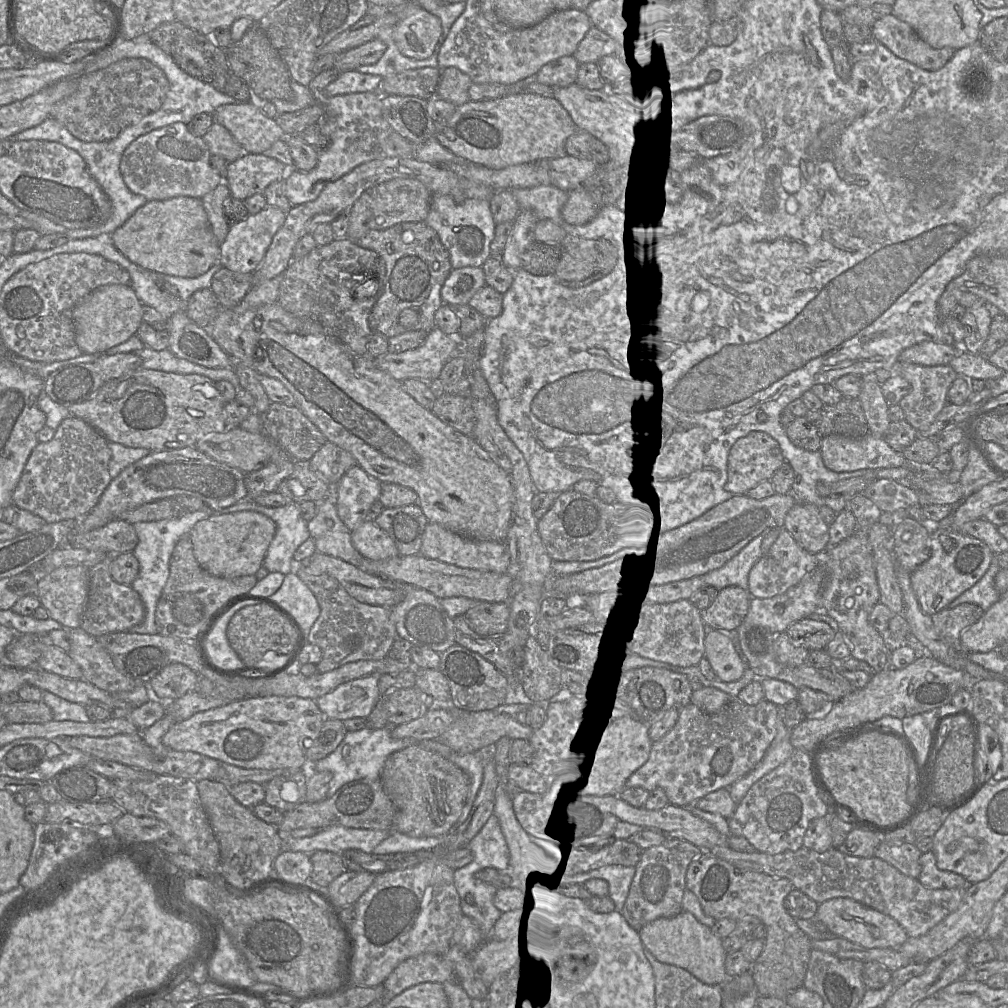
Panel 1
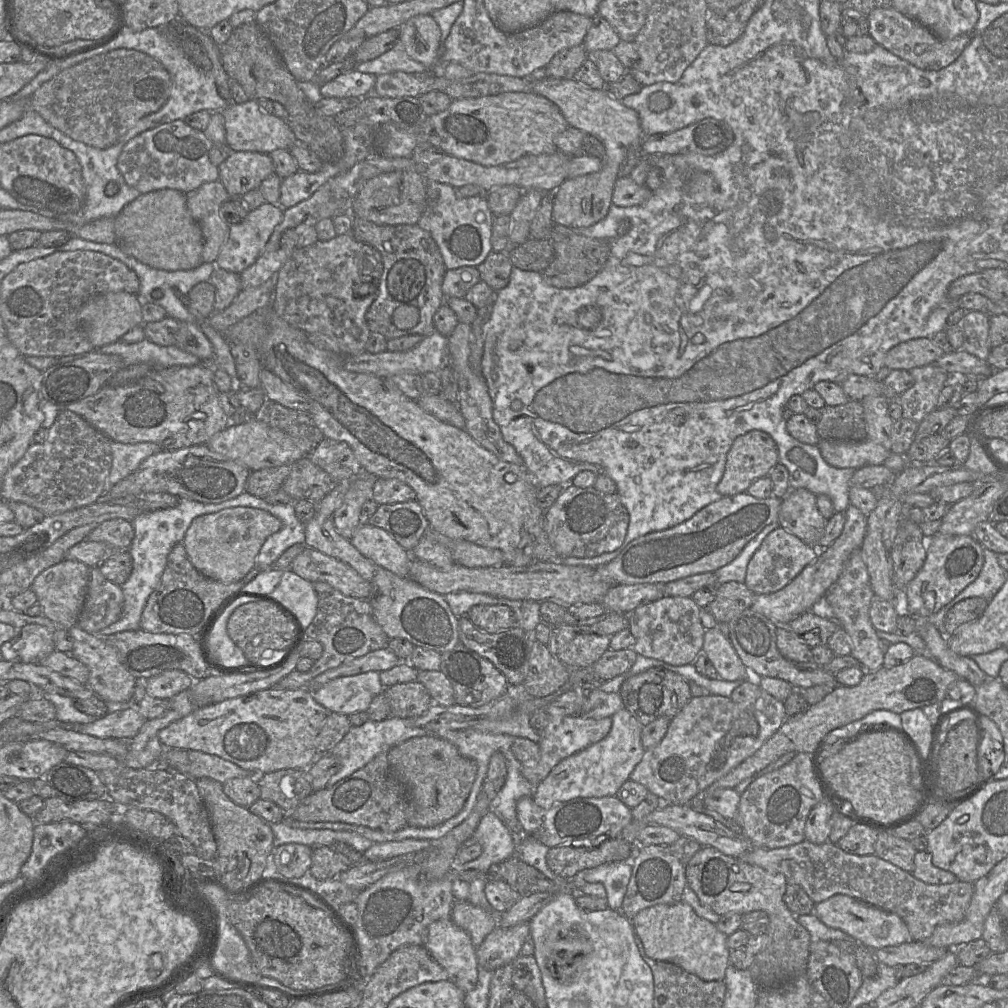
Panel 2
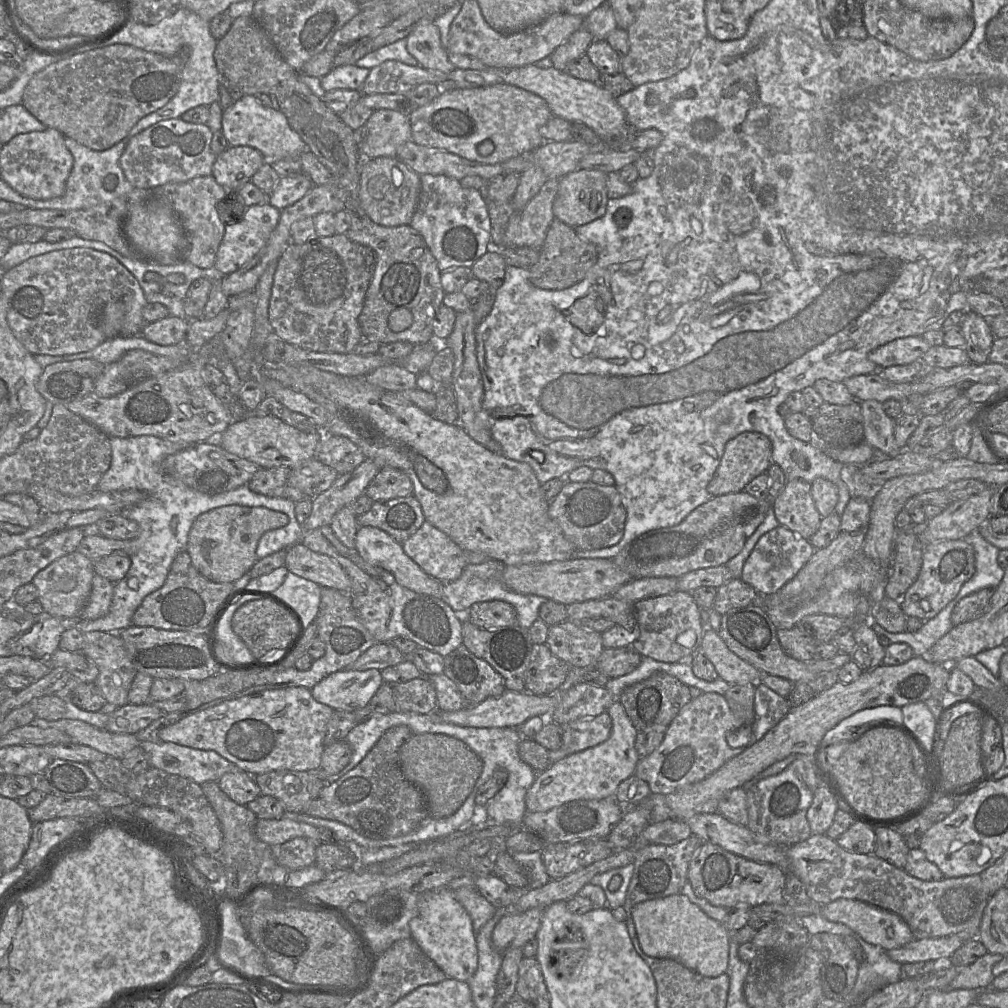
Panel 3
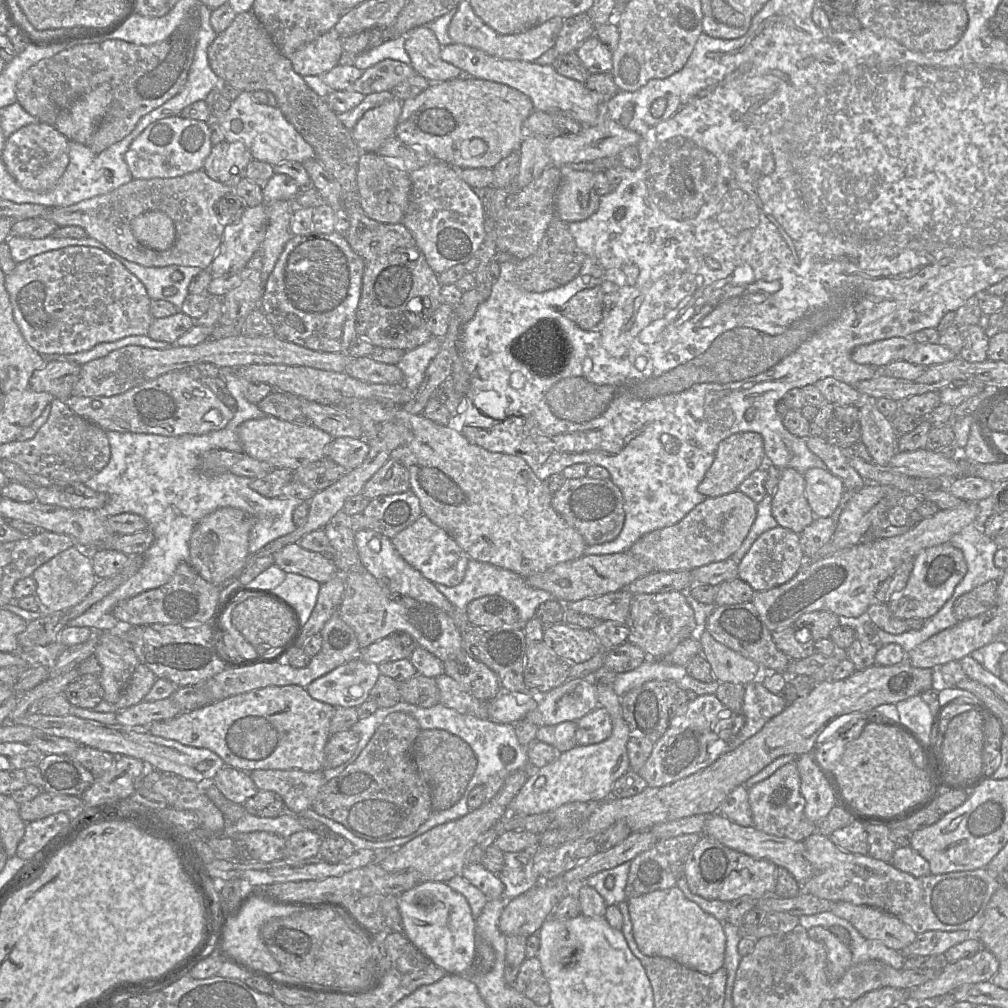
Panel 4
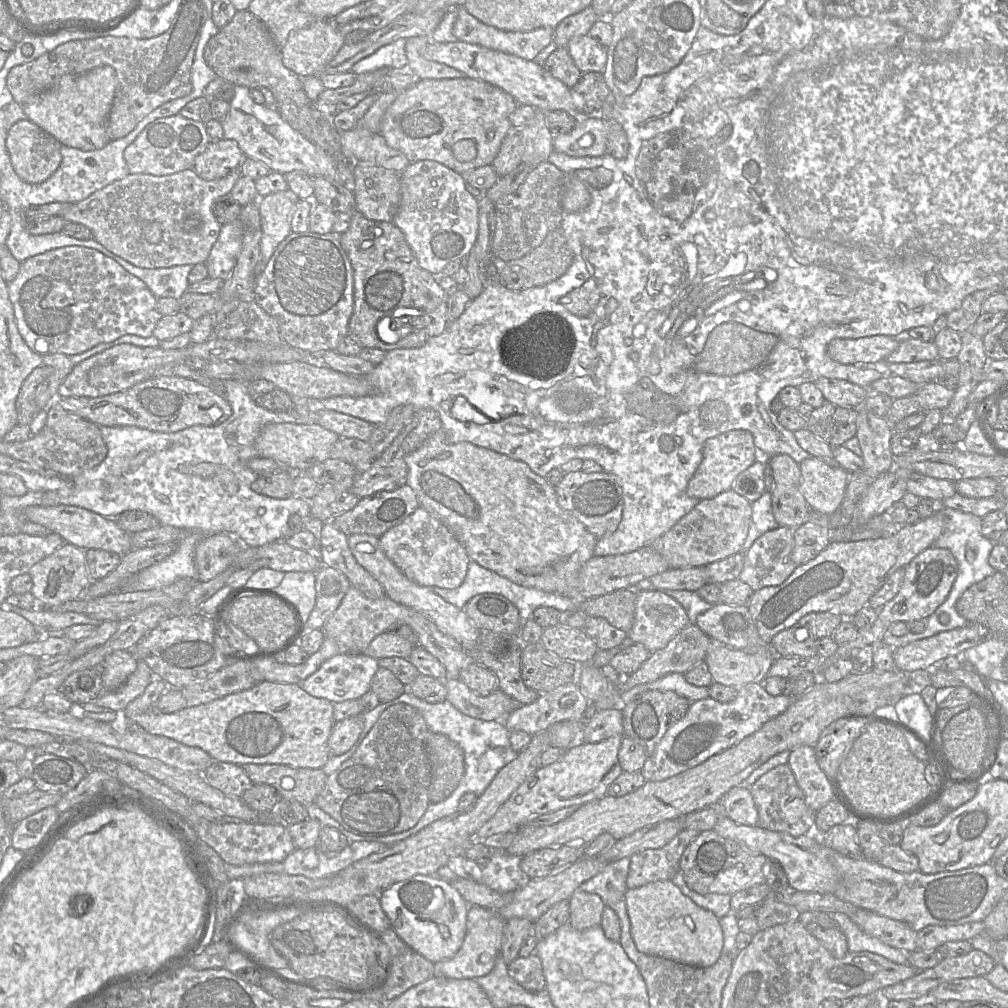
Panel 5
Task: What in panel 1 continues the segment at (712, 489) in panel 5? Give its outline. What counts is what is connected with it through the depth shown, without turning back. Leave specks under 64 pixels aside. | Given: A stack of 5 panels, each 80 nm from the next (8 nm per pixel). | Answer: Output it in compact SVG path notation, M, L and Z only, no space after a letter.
M752 431L739 438L728 455L728 478L724 489L737 495L746 494L773 474L785 463L779 443L764 431Z

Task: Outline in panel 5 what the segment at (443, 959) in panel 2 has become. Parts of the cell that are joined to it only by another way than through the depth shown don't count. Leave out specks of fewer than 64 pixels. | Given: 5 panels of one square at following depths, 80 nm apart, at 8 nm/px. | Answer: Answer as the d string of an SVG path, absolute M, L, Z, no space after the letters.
M414 875L392 884L379 894L380 904L396 934L432 963L452 958L465 935L469 904L461 894L436 875Z

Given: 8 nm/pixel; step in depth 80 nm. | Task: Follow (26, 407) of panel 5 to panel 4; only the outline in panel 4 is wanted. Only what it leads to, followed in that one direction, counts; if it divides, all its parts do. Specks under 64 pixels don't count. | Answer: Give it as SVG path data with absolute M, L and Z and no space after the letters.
M67 361L47 362L44 368L32 373L29 386L35 392L48 392L54 398L65 402L72 396L72 389L79 378L81 366Z

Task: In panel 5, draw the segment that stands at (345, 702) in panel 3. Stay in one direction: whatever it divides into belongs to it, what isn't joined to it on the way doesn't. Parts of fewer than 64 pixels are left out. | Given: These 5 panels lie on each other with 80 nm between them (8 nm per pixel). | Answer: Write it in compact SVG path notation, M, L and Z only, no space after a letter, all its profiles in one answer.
M340 653L326 660L316 672L299 685L308 694L332 703L360 700L371 689L372 679L379 667L378 660L365 653Z

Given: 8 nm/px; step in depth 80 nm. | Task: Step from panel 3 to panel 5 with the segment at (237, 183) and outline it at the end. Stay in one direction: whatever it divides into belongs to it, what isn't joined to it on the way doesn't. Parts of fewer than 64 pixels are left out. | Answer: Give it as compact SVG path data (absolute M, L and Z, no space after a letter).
M222 138L208 143L195 158L192 169L204 180L215 180L239 167L245 158L235 140Z

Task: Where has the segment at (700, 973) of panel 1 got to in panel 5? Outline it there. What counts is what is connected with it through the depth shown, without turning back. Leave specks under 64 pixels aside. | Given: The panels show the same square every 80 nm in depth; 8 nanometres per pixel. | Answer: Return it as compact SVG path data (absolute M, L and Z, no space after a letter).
M671 880L627 889L624 899L631 937L640 952L701 968L712 966L721 956L723 931L719 919L696 905Z

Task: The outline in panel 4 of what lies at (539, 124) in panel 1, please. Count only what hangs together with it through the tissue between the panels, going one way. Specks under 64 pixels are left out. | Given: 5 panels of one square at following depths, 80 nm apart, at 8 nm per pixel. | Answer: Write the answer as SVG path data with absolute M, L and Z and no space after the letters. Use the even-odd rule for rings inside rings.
M462 73L455 79L431 83L415 98L402 101L395 137L406 144L424 147L454 169L492 169L510 153L519 151L526 135L524 122L534 110L531 99L522 92ZM473 138L486 141L488 151L484 155L464 158L461 145Z

